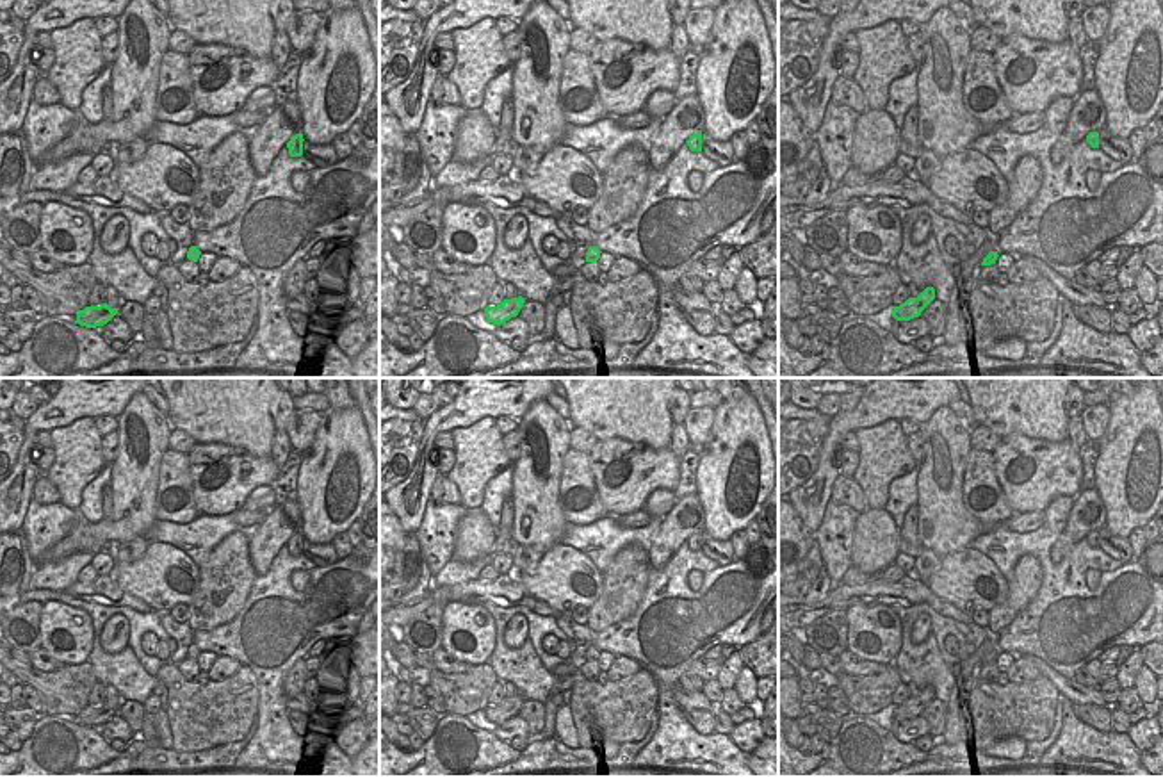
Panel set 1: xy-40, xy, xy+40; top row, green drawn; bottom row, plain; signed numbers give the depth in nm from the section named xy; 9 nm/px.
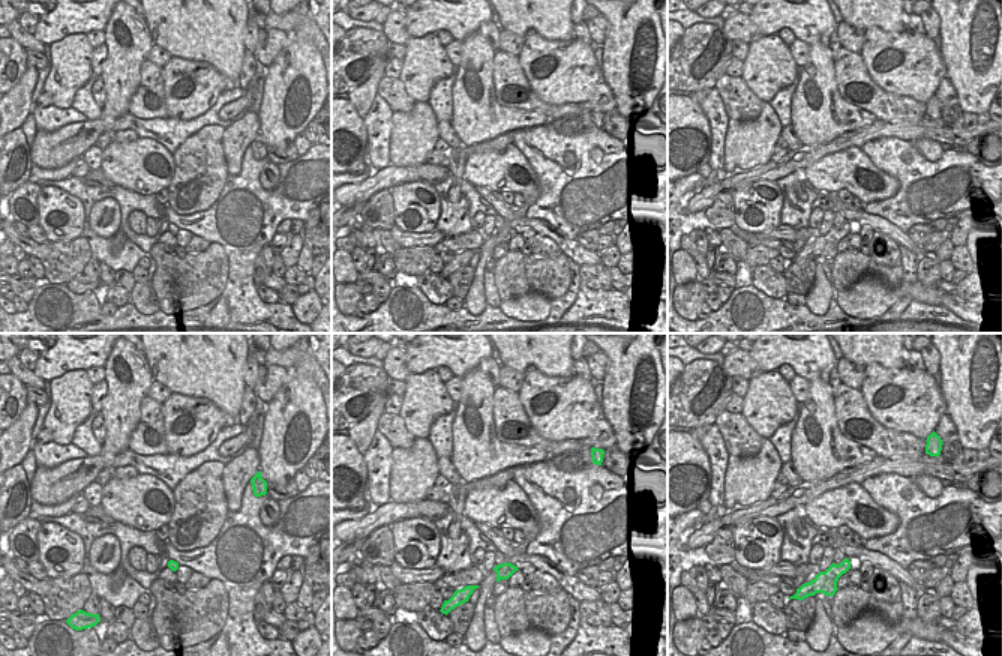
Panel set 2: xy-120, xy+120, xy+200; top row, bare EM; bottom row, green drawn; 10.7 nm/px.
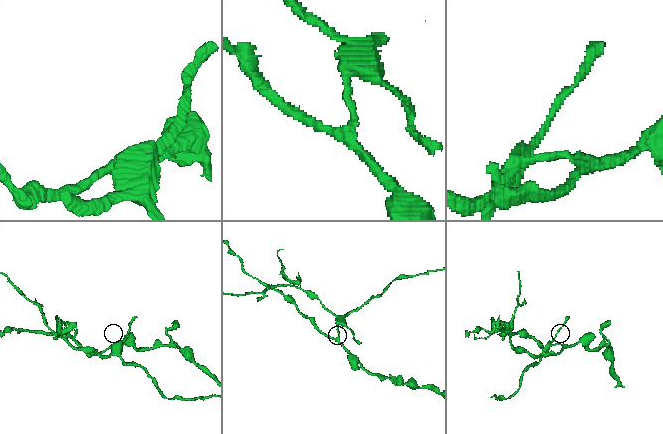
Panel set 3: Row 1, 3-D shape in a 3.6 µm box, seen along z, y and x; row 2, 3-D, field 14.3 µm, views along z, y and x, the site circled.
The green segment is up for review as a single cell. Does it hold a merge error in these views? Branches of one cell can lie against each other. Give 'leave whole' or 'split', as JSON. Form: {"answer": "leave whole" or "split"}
{"answer": "split"}

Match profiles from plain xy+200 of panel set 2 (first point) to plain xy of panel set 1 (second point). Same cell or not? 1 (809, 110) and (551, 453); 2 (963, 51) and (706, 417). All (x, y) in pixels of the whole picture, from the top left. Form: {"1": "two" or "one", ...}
{"1": "one", "2": "two"}

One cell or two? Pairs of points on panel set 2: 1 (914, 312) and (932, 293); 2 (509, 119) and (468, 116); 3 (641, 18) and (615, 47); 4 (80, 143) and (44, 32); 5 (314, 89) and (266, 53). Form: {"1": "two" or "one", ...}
{"1": "two", "2": "one", "3": "one", "4": "two", "5": "two"}

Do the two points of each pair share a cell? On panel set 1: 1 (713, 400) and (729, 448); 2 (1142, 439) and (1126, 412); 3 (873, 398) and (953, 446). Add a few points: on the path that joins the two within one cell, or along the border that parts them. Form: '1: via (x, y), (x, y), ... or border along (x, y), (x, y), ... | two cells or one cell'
1: border along (723, 401), (715, 408) | two cells
2: via (1137, 432), (1133, 419) | one cell
3: border along (948, 405), (941, 405), (919, 425) | two cells

